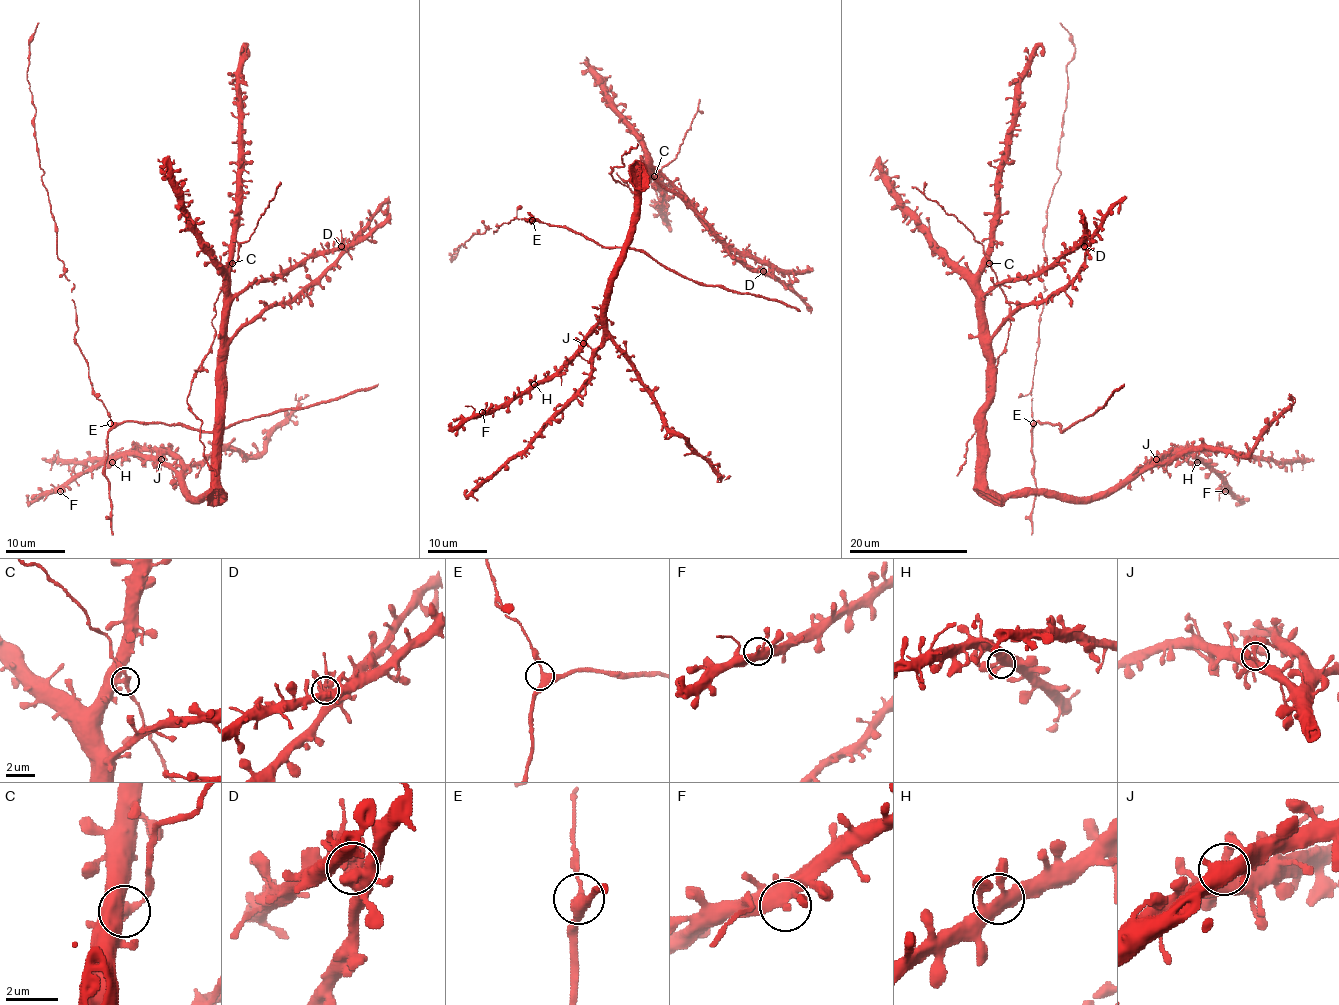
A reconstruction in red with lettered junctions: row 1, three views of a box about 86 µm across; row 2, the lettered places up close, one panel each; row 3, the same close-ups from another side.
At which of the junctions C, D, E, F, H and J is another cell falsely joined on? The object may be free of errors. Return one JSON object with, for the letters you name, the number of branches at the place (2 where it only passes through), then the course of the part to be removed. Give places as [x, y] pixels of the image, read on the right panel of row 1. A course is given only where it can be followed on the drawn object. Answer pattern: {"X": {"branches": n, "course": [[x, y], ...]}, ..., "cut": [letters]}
{"C": {"branches": 3, "course": [[990, 263], [1009, 305], [1010, 327], [984, 408], [979, 413], [976, 432], [966, 445], [966, 460], [956, 475]]}, "cut": ["C"]}

